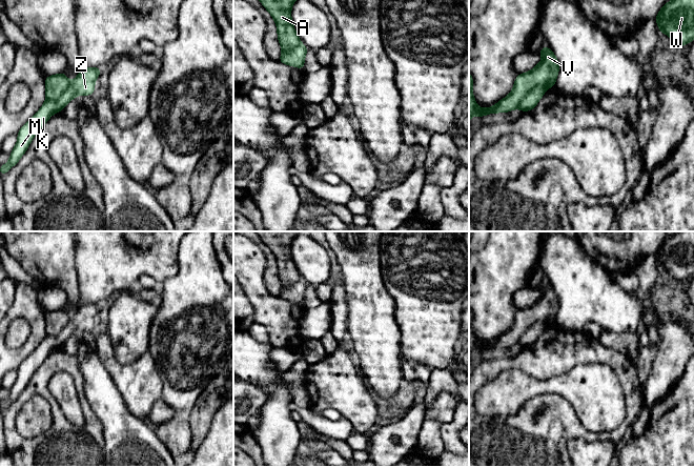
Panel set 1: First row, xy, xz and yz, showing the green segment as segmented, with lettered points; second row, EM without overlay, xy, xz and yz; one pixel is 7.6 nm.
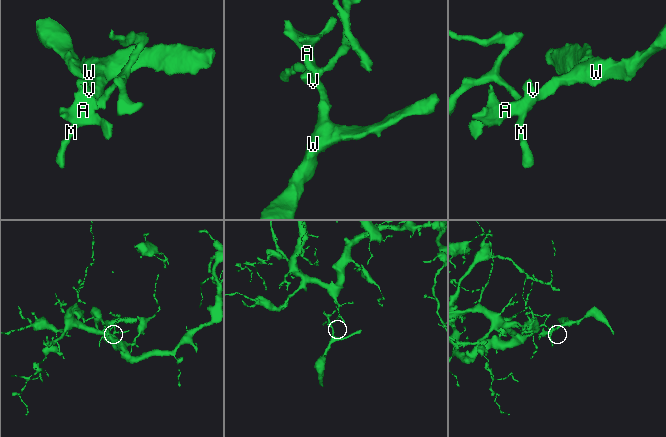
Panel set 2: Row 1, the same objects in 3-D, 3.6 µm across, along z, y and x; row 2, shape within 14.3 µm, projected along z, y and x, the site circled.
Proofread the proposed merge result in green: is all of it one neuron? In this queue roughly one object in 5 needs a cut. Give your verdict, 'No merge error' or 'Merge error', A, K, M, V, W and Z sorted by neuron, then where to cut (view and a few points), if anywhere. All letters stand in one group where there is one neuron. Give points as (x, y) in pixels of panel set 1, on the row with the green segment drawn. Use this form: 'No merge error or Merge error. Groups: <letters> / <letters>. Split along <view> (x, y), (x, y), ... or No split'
Merge error. Groups: A V W / K M Z. Split along yz (545, 87), (532, 88), (517, 106)

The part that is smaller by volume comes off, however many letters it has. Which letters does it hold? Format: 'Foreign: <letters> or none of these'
Foreign: A, V, W

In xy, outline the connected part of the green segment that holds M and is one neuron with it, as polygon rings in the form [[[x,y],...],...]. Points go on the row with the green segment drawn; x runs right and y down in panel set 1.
[[[81,68],[77,78],[69,83],[67,89],[56,101],[46,100],[41,108],[19,130],[18,141],[13,148],[8,162],[0,165],[0,175],[6,174],[27,150],[35,135],[44,126],[53,114],[62,111],[64,106],[79,95],[94,96],[95,81],[102,68]]]

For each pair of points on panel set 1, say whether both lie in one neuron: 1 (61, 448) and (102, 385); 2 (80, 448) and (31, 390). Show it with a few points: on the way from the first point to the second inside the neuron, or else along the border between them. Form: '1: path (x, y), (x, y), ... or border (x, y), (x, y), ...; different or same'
1: border (83, 381), (84, 397), (103, 426); different
2: path (52, 448), (25, 448), (11, 433), (11, 419); same

